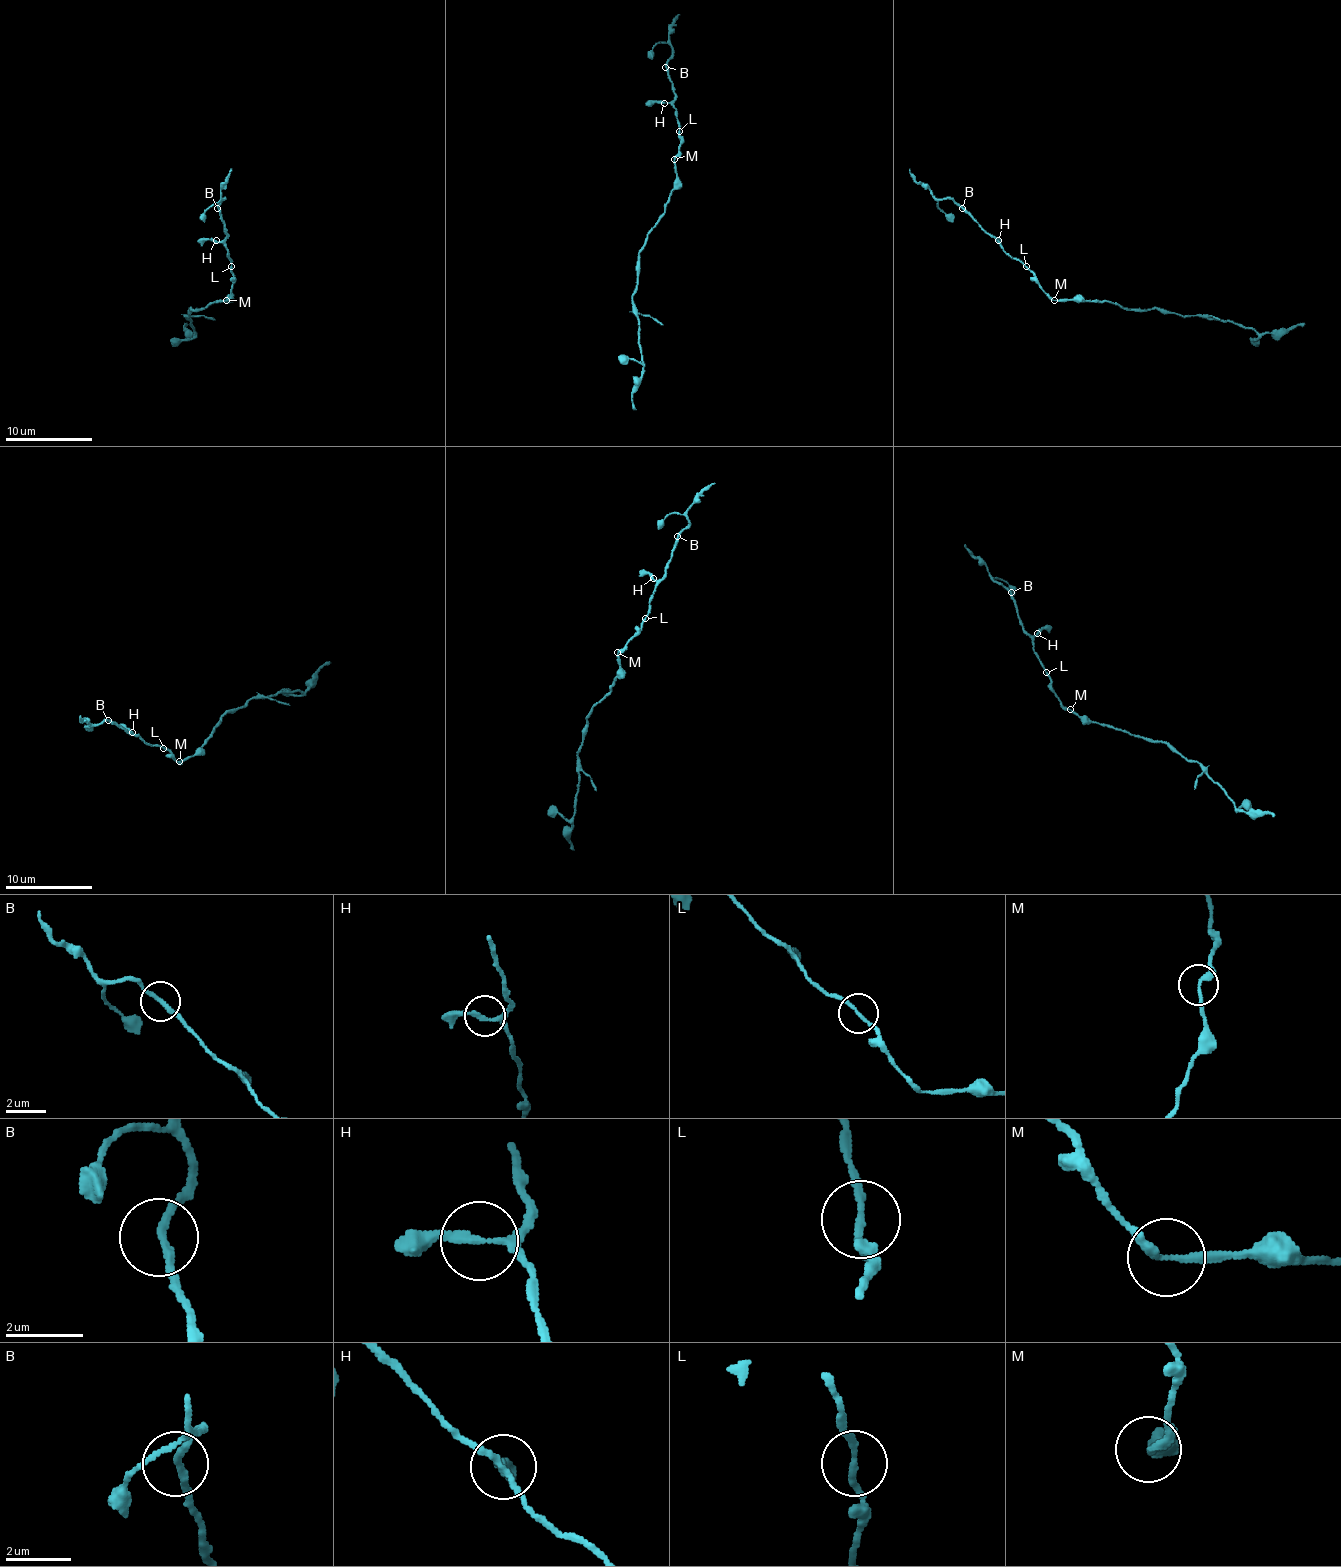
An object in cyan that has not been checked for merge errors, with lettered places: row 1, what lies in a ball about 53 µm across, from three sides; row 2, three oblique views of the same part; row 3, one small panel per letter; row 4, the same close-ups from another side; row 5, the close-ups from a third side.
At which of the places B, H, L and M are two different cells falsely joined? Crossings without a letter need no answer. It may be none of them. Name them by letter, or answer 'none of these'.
M

